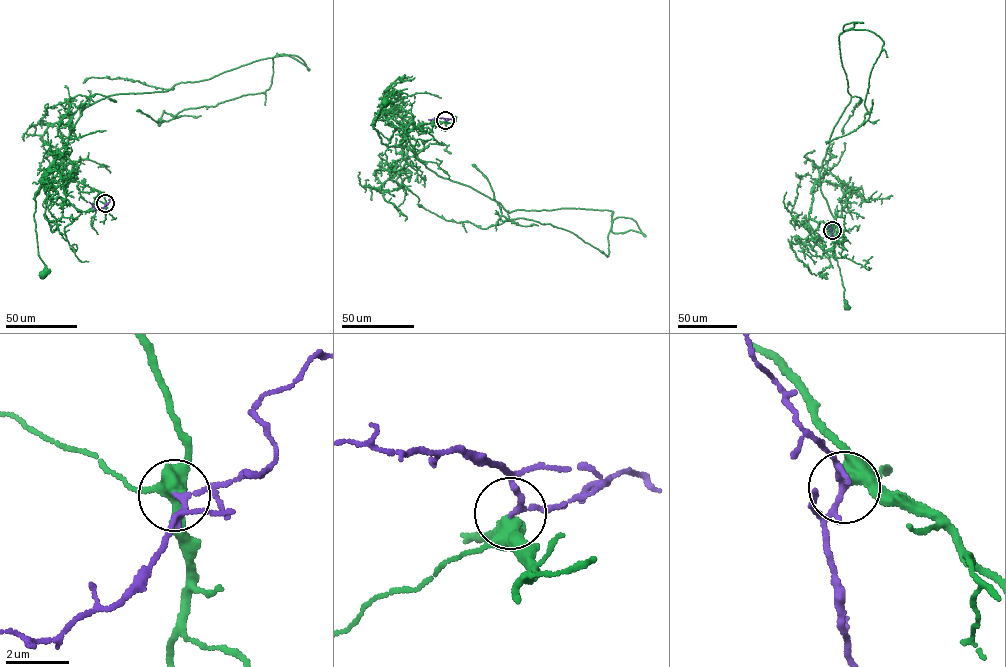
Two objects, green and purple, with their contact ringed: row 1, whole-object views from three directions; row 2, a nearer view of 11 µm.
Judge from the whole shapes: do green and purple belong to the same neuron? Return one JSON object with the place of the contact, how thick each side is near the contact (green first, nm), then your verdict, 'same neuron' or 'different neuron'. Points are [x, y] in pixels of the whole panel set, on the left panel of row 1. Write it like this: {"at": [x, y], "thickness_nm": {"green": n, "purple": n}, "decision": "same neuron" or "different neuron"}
{"at": [105, 203], "thickness_nm": {"green": 400, "purple": 140}, "decision": "different neuron"}

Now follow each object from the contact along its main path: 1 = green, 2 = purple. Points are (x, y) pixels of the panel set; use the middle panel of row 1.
1: (445, 121), (413, 128), (415, 121), (389, 109), (374, 118), (374, 125), (385, 103)
2: (445, 120), (438, 117), (428, 119)

